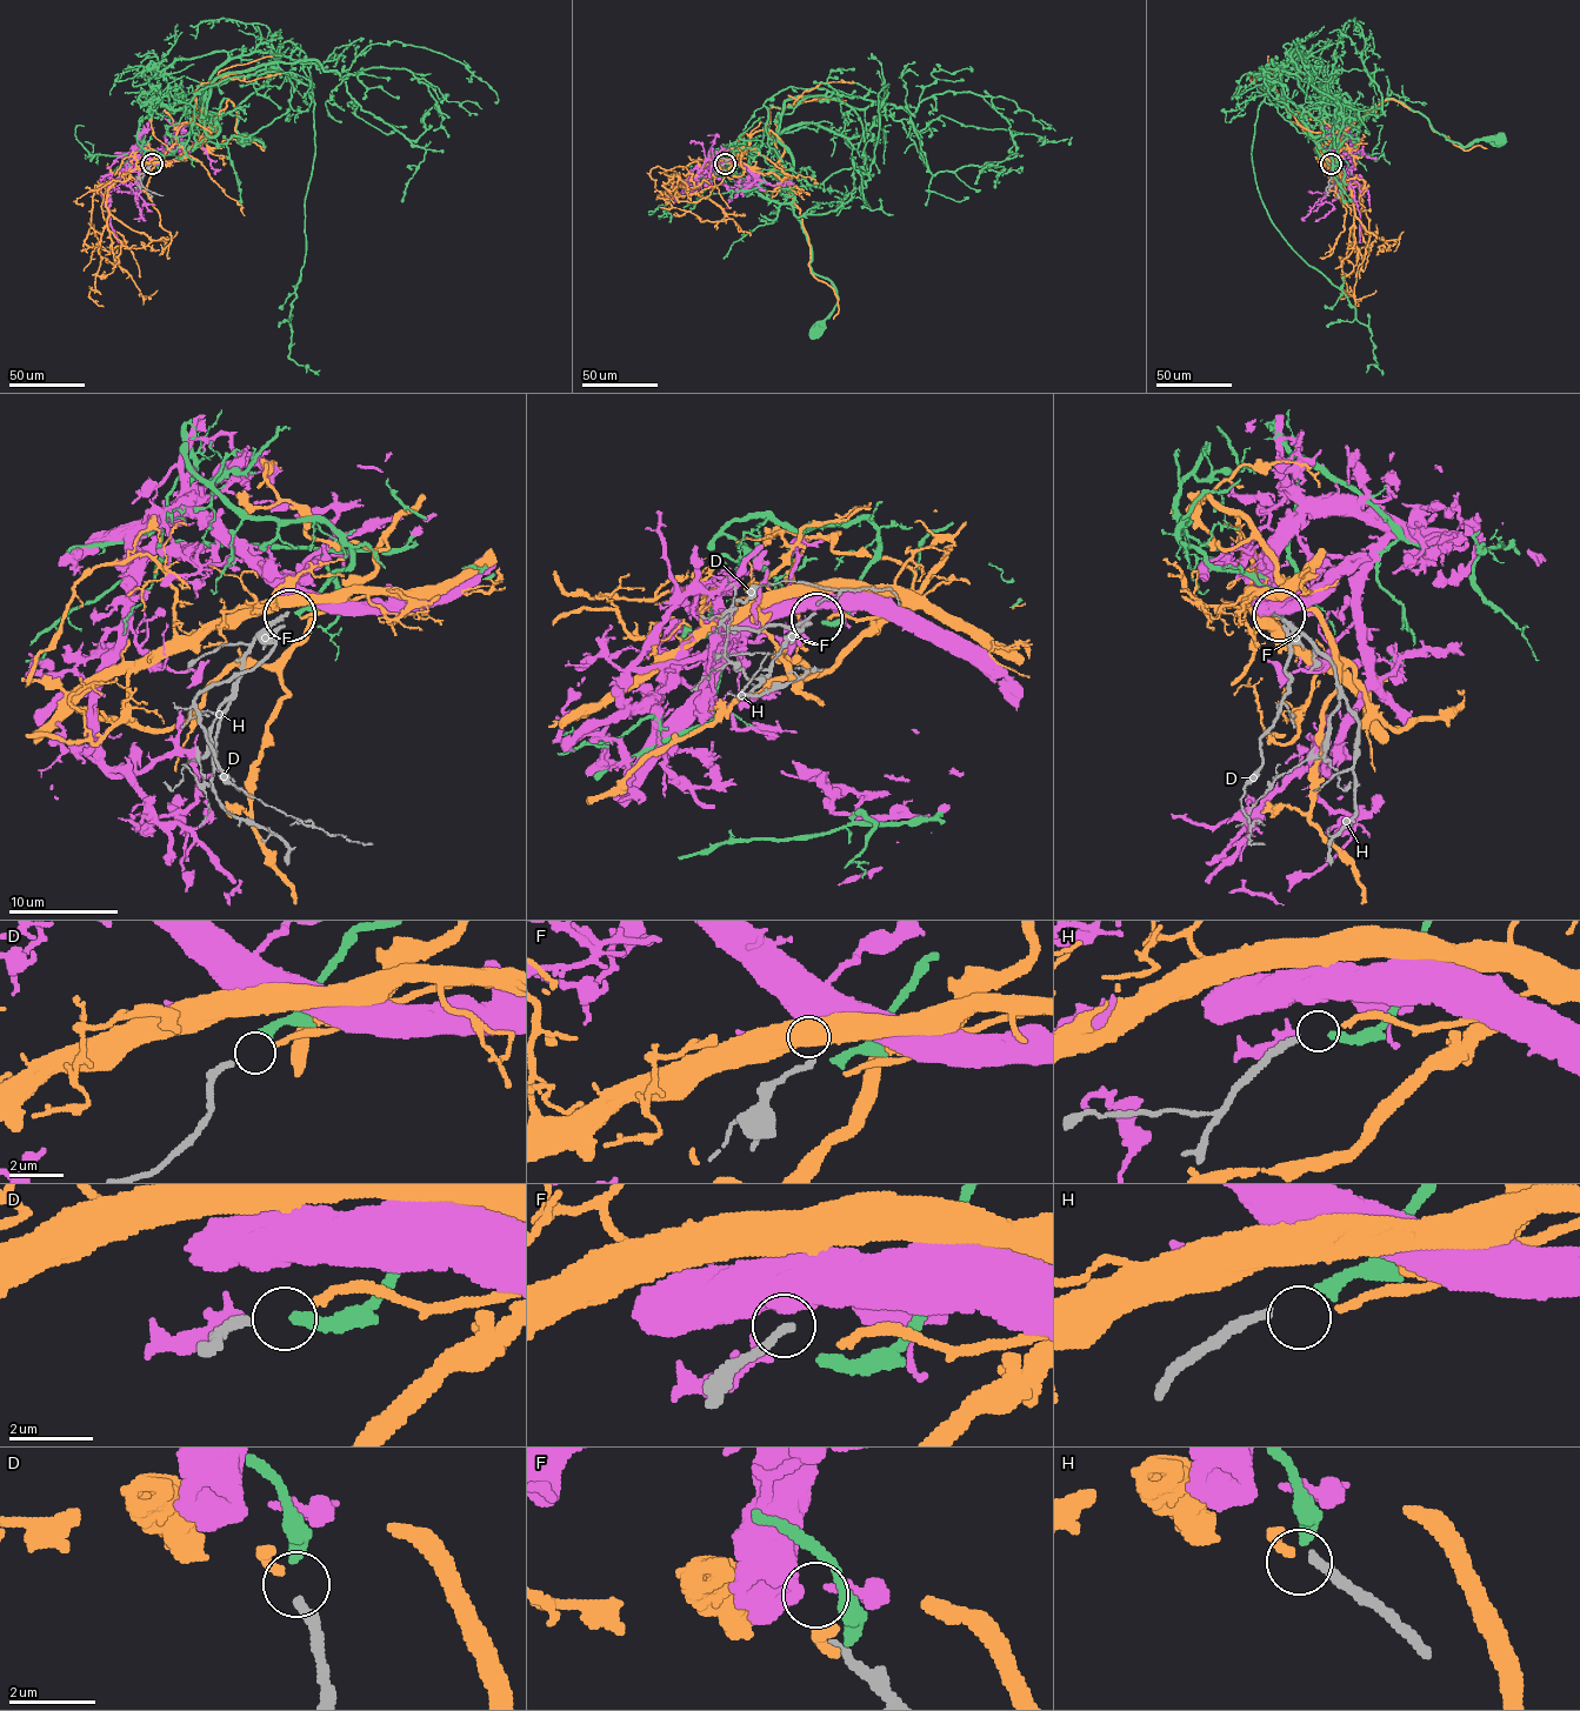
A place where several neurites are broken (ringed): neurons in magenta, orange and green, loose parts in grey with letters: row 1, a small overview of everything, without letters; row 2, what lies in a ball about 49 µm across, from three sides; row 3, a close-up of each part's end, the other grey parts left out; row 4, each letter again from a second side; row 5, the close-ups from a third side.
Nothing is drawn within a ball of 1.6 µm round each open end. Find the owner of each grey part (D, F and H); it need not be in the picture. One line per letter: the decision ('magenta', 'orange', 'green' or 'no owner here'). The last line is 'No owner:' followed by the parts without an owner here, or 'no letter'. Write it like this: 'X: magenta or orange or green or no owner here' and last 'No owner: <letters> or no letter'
D: orange
F: magenta
H: green
No owner: no letter

